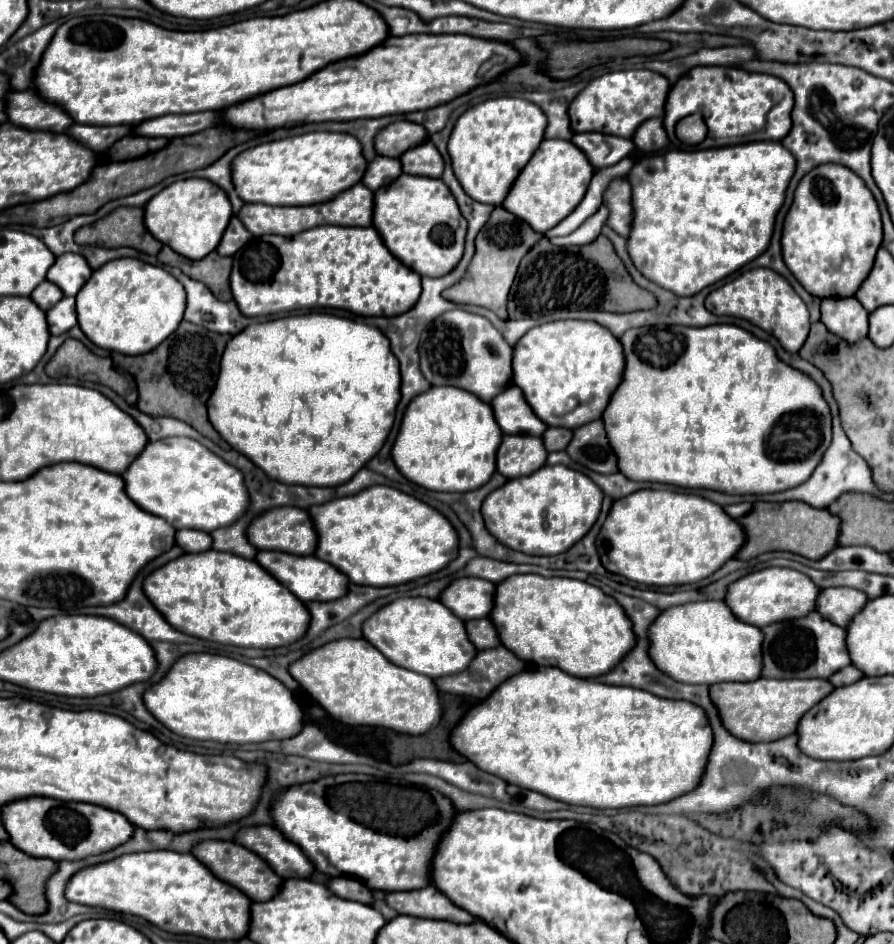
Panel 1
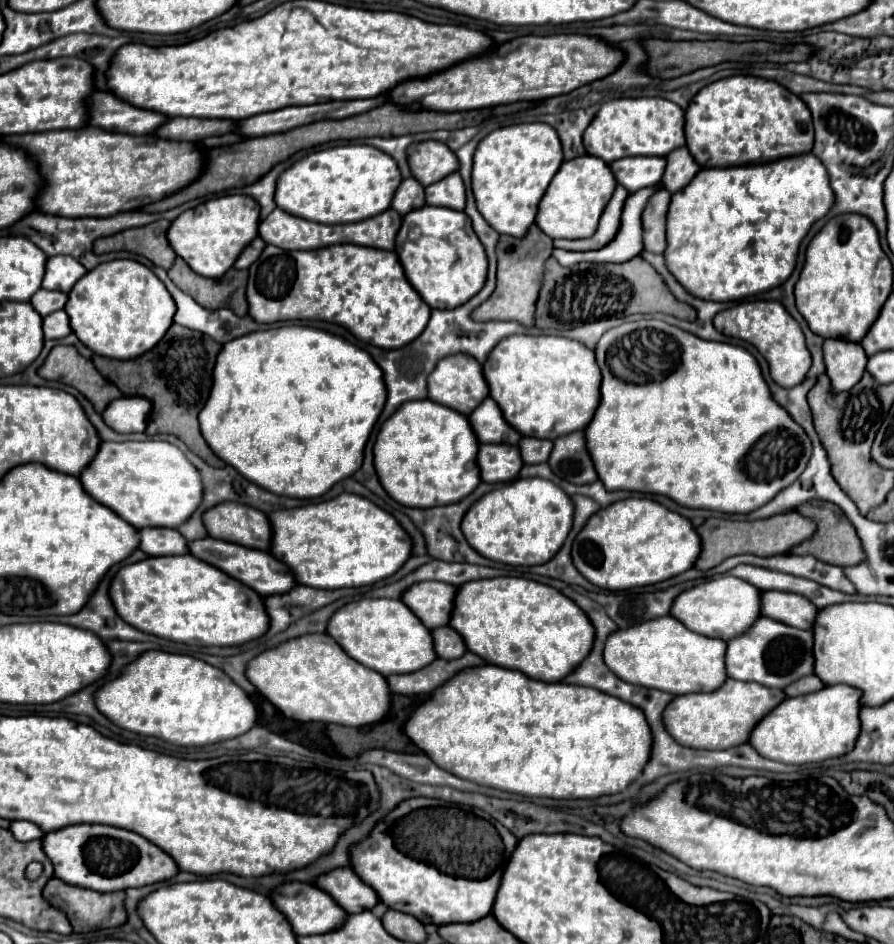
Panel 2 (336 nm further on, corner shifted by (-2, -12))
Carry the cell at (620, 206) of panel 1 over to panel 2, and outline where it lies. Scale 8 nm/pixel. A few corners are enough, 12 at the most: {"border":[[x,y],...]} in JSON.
{"border":[[654,192],[642,212],[644,250],[666,248],[670,192]]}

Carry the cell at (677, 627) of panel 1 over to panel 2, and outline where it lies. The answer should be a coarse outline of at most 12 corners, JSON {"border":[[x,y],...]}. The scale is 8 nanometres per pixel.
{"border":[[662,616],[610,634],[606,666],[678,696],[712,692],[724,640]]}

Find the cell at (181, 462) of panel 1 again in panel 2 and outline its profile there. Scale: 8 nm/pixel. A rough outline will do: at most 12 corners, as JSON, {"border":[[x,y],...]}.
{"border":[[102,442],[84,490],[134,528],[178,528],[198,468],[168,442]]}

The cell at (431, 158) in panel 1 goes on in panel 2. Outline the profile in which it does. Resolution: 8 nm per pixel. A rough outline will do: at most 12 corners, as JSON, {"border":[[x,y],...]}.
{"border":[[458,172],[426,186],[426,204],[464,210]]}

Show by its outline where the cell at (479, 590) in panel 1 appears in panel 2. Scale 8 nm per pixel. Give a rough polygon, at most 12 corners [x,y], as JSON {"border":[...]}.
{"border":[[420,582],[402,602],[434,630],[450,622],[456,588]]}

